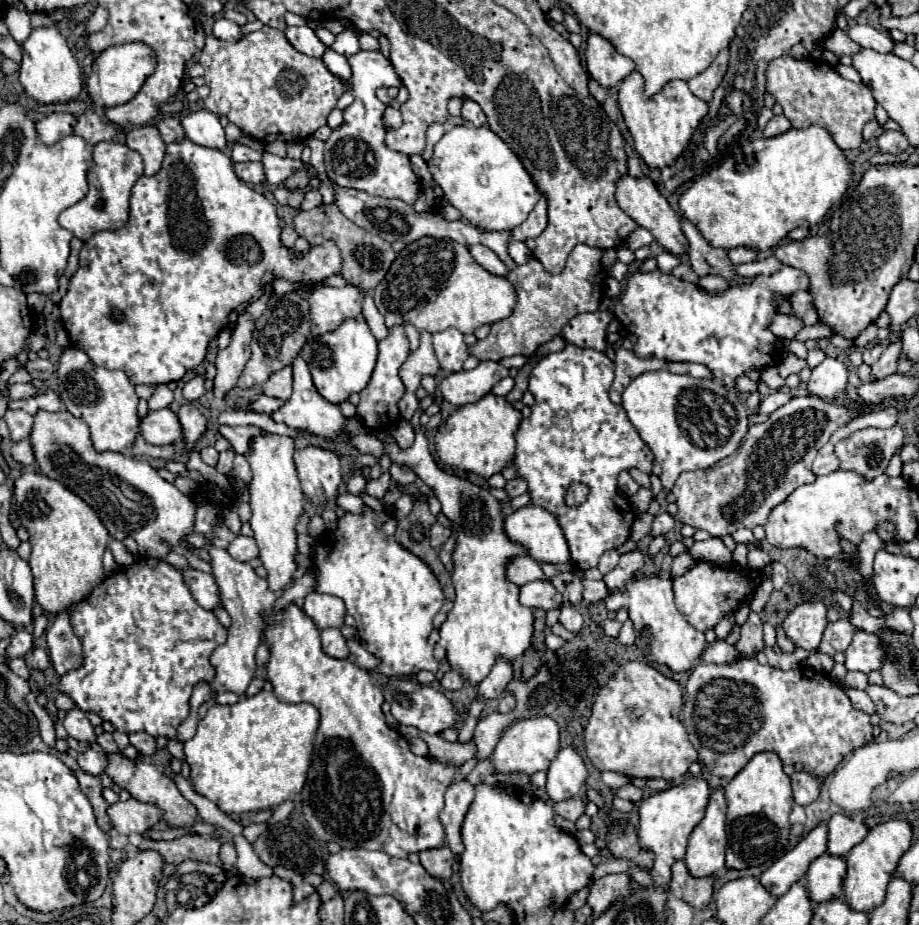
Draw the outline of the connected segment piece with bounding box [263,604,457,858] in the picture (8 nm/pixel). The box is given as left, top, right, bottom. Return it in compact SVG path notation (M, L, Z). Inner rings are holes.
M289 604L285 606L281 612L275 612L275 614L269 614L265 618L267 622L267 628L265 628L265 634L263 634L263 640L267 640L269 648L271 648L271 658L269 658L269 664L267 664L267 680L273 684L273 690L275 690L275 696L281 700L281 702L309 702L313 704L317 710L319 710L319 728L315 732L315 742L313 742L313 758L311 758L311 766L309 766L309 772L307 772L307 782L301 790L301 808L303 808L303 816L307 820L307 824L313 828L313 832L323 840L323 842L337 842L341 848L365 848L365 850L381 850L381 852L387 852L389 856L397 856L397 858L407 858L409 854L413 852L423 852L423 850L429 850L429 848L439 848L445 844L445 832L443 832L443 826L439 822L439 812L443 810L443 794L447 790L447 786L453 782L453 774L457 774L457 770L449 764L441 764L437 760L431 760L429 756L415 756L411 750L409 750L409 744L407 740L397 732L393 730L391 726L387 726L385 722L385 714L381 710L381 704L383 704L383 688L379 688L377 684L373 684L371 676L367 670L359 668L357 664L349 662L349 660L337 660L337 658L331 658L327 656L323 650L321 650L321 638L319 638L319 630L315 628L315 624L311 622L311 618L297 606L297 604Z

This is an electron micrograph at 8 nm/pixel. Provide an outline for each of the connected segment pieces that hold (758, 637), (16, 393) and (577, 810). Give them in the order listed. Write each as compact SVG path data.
M751 612L749 620L741 626L741 638L735 644L735 648L739 650L739 654L743 658L755 658L757 652L761 652L765 648L763 624L761 624L761 618L755 612Z
M11 384L9 386L9 398L19 400L19 398L31 398L37 394L37 388L33 384Z
M571 798L571 800L563 800L563 804L553 804L553 808L559 816L575 822L585 812L585 802L581 798Z

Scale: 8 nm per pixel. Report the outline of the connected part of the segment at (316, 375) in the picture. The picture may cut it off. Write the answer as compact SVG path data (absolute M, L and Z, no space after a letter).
M345 320L333 332L309 336L301 354L307 360L317 392L331 404L341 404L351 394L361 392L367 386L377 360L377 340L373 338L365 320Z

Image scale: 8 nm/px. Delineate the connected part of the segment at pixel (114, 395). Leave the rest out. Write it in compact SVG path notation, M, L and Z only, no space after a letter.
M67 348L61 354L57 376L59 376L59 394L65 408L89 424L91 440L97 452L107 450L125 452L133 446L139 434L139 416L137 416L139 398L123 370L97 368L85 352Z

